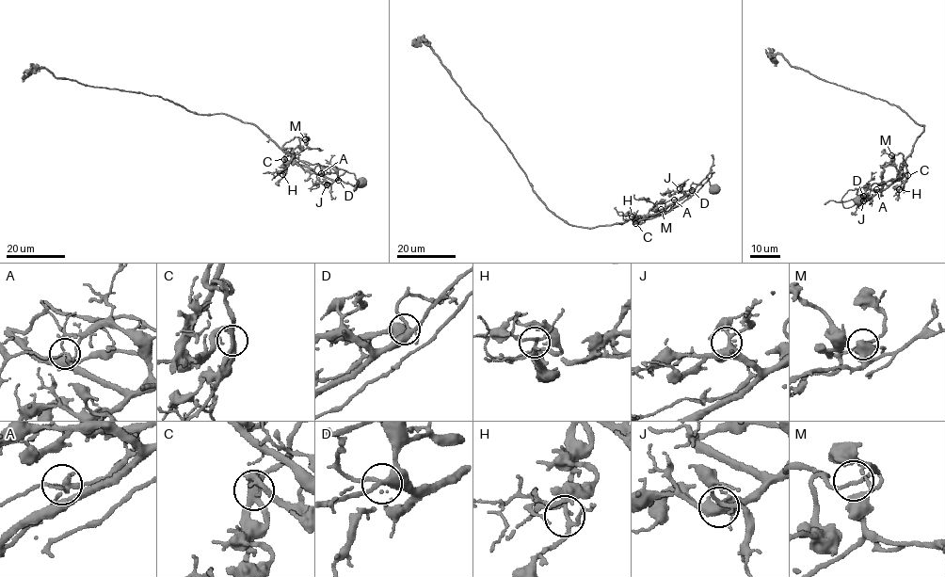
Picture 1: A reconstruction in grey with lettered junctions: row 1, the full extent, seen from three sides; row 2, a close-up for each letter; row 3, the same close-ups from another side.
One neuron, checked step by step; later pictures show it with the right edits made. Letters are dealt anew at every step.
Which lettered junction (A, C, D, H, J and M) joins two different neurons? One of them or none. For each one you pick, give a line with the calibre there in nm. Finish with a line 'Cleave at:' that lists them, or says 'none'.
A: Thickness 180 nm
Cleave at: A

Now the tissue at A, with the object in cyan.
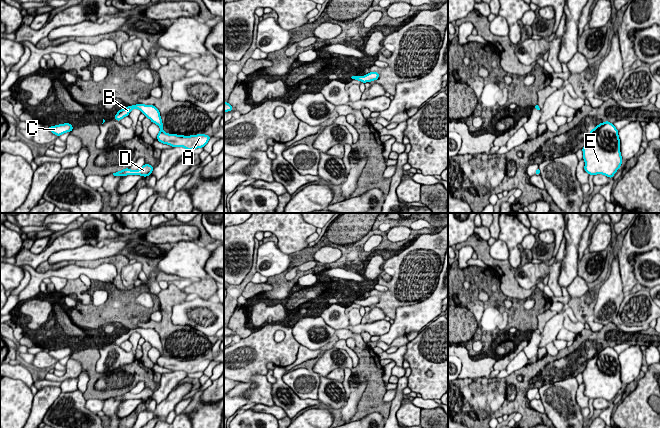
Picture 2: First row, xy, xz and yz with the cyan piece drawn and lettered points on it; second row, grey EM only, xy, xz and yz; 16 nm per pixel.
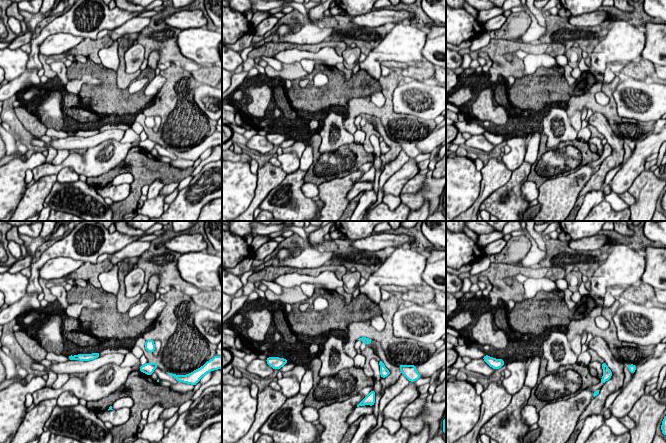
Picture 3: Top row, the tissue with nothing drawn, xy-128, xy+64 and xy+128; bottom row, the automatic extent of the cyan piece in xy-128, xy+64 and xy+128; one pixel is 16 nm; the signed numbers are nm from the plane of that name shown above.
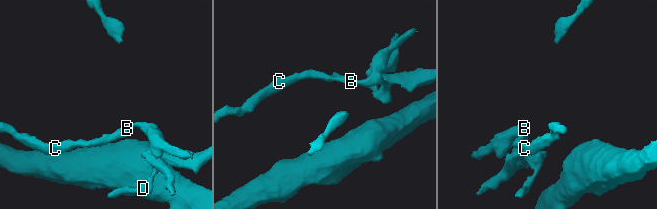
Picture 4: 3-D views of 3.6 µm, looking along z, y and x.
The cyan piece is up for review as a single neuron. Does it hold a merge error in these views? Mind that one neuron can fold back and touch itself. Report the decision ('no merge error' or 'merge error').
merge error

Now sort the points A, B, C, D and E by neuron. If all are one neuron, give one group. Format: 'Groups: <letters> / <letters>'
Groups: A D E / B C

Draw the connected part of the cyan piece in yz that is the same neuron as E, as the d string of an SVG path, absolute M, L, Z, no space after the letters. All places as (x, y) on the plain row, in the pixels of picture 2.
M609 345L590 355L582 375L584 394L589 399L603 398L612 402L623 385L618 354Z

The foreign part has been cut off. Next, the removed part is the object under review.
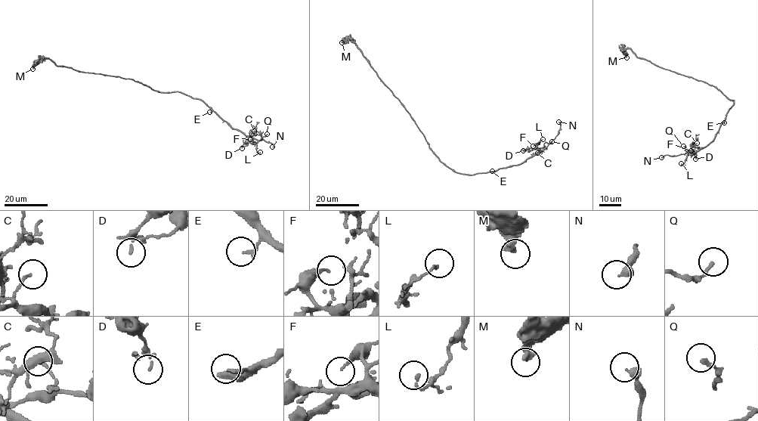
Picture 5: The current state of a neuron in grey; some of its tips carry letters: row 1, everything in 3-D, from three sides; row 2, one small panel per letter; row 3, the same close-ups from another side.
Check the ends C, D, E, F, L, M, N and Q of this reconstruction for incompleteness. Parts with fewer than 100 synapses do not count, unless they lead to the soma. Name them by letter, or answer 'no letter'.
no letter

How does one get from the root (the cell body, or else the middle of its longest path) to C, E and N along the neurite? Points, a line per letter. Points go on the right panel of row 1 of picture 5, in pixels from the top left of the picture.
C: (725, 96), (734, 101), (713, 140), (700, 148), (694, 146), (697, 143)
E: (725, 96), (734, 100), (724, 122)
N: (725, 96), (734, 101), (713, 140), (697, 151), (661, 157)

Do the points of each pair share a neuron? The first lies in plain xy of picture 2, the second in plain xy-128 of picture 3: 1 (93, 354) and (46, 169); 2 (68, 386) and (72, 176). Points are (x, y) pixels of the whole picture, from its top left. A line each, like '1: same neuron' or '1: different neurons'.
1: different neurons
2: same neuron

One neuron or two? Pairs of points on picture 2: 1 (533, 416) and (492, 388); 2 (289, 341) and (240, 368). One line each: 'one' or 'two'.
1: one
2: one

